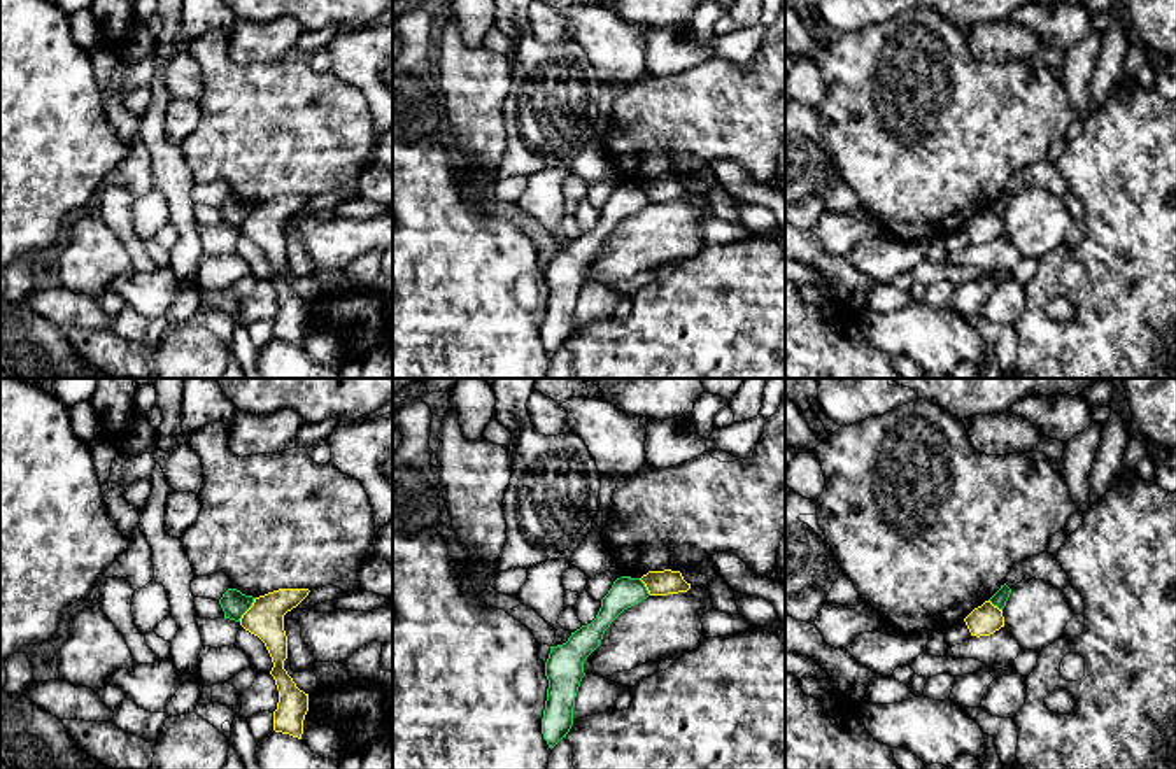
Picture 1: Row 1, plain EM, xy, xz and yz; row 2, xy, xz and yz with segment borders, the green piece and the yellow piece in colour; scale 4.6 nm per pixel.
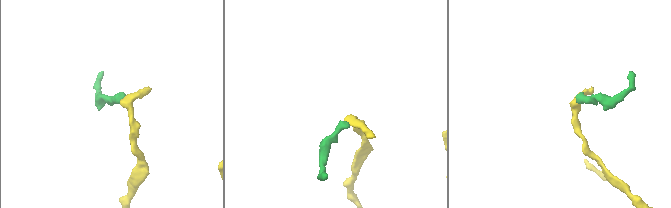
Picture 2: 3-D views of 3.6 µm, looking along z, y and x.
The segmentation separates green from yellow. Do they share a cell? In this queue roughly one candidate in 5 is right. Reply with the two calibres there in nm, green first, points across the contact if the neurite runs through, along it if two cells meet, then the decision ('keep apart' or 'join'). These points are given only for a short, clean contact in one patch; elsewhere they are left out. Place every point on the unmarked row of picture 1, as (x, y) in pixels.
120 nm thick on the green side, 180 nm on the other; border along xy (256, 205), (239, 228); keep apart

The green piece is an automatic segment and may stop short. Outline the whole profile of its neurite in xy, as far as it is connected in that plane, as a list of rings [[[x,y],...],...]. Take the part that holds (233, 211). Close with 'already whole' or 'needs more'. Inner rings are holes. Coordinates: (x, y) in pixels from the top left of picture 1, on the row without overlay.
[[[228,196],[219,207],[224,226],[240,229],[242,222],[252,214],[254,207],[256,205],[245,203],[237,196]]]; already whole

